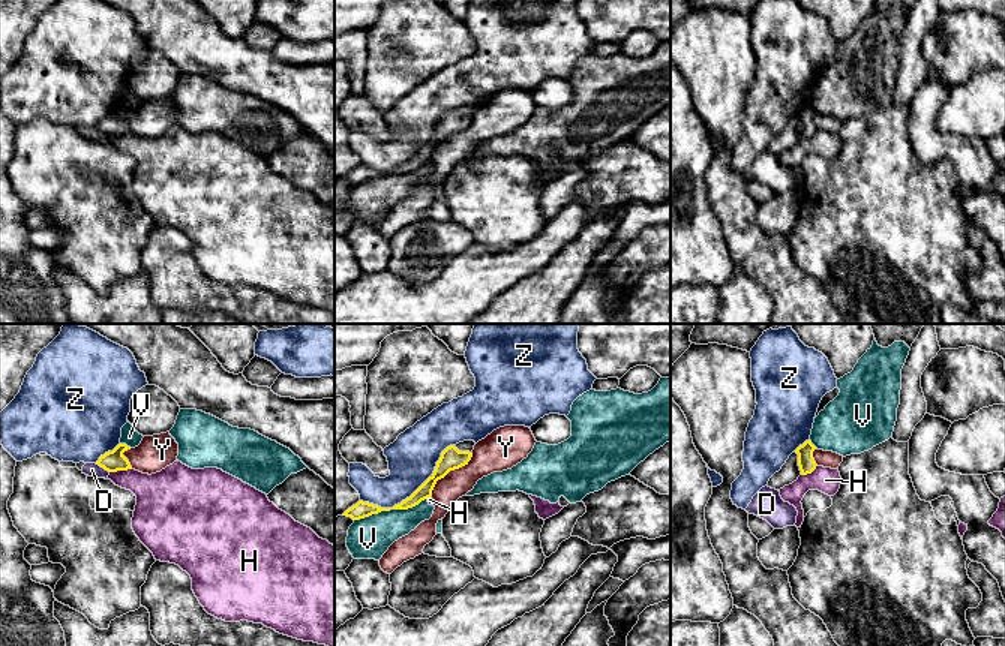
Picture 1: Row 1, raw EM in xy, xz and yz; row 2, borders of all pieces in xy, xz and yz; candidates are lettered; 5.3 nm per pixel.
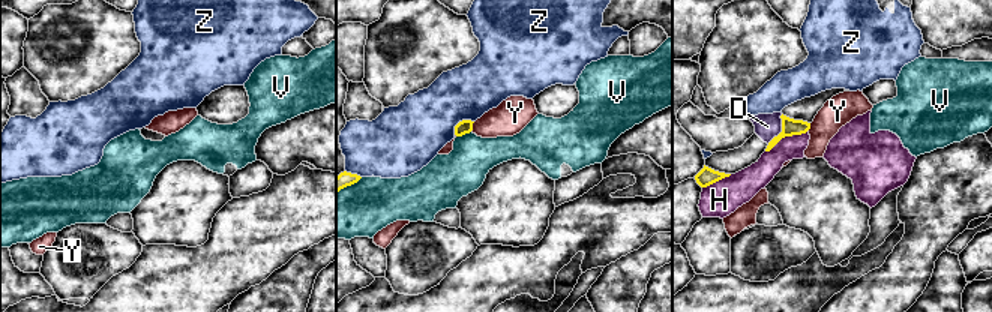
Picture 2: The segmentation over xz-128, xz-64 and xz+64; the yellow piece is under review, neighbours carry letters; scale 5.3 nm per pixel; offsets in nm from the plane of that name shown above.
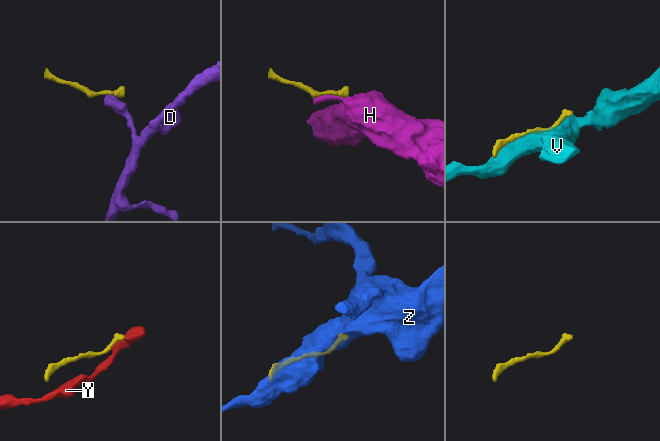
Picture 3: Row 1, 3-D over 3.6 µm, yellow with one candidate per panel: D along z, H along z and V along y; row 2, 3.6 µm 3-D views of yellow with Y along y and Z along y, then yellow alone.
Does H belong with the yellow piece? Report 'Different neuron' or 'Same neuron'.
Different neuron

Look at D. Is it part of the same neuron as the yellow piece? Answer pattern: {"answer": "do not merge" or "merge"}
{"answer": "do not merge"}

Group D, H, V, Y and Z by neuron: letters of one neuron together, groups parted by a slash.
D / H / V / Y / Z

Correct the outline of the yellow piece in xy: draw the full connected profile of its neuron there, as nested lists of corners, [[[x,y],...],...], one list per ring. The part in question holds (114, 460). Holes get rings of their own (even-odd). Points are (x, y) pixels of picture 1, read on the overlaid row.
[[[118,444],[112,451],[100,456],[96,465],[108,472],[132,469],[129,460],[123,456],[123,453],[128,450],[130,450],[130,447],[128,447],[126,444]]]

